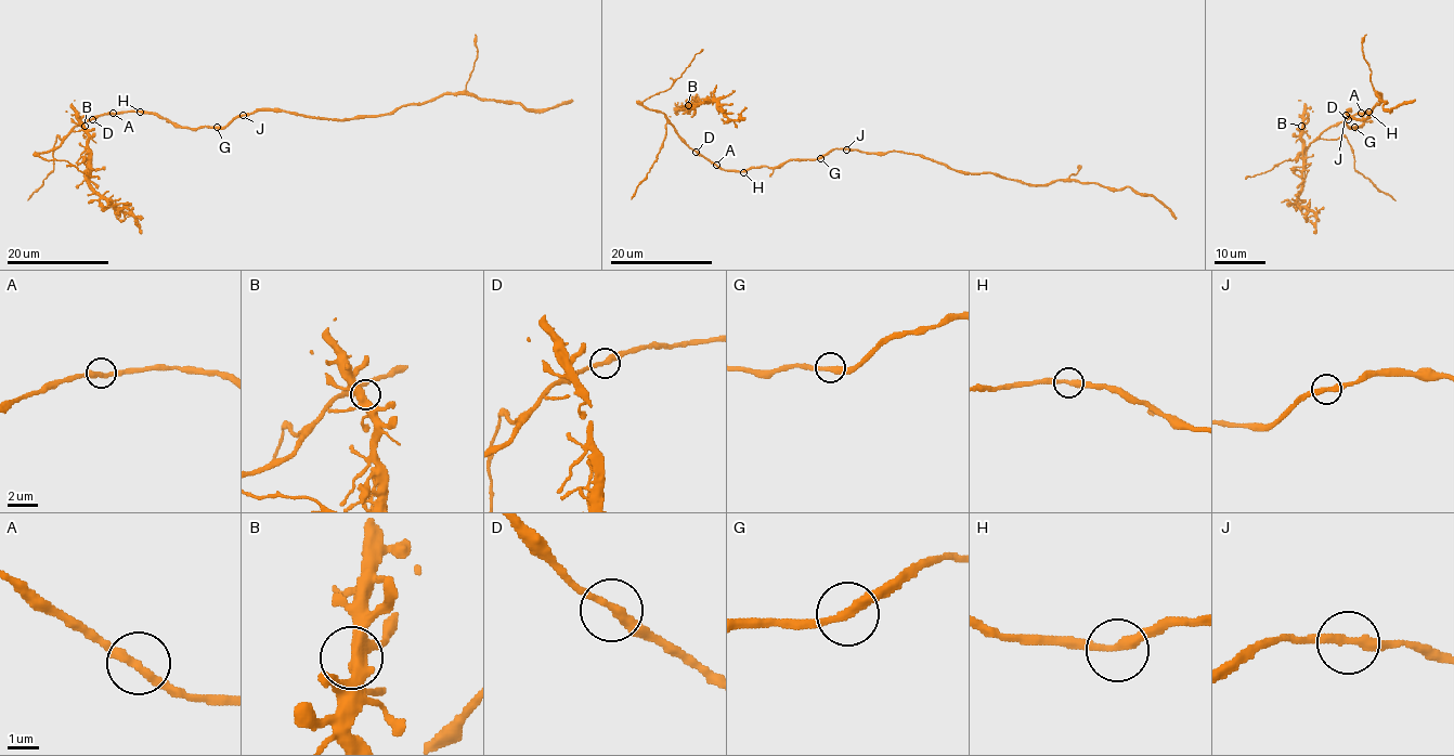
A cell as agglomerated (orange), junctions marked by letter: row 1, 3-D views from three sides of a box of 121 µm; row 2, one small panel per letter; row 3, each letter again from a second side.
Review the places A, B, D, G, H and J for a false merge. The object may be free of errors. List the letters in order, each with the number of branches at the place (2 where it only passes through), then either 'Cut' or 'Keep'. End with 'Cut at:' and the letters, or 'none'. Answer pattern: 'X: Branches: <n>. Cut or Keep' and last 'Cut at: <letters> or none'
A: Branches: 2. Keep
B: Branches: 3. Keep
D: Branches: 2. Keep
G: Branches: 2. Keep
H: Branches: 2. Keep
J: Branches: 2. Keep
Cut at: none

